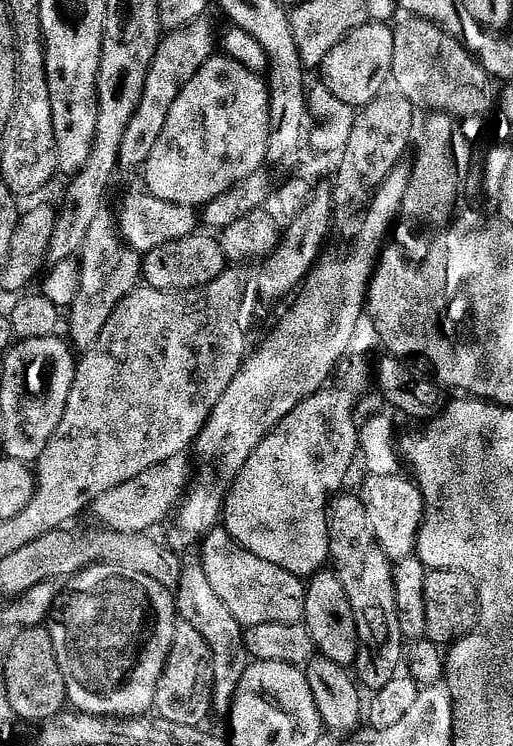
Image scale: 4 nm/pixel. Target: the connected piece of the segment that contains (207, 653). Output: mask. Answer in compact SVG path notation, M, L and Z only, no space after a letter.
M183 622L177 626L176 633L170 636L164 670L154 694L154 712L168 722L200 728L212 709L212 652L195 625Z

